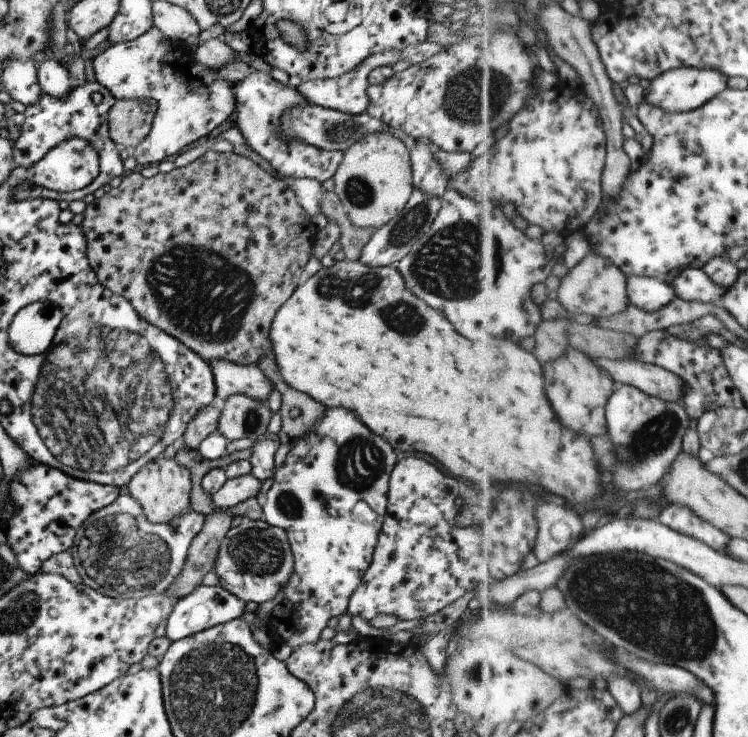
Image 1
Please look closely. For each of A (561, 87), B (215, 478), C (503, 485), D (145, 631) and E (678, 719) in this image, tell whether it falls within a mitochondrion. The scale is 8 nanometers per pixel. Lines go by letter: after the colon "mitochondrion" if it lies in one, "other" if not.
A: other
B: other
C: other
D: other
E: mitochondrion

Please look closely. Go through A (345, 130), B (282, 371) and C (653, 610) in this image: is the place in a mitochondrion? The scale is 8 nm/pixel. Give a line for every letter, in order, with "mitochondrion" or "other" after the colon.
A: mitochondrion
B: other
C: mitochondrion

